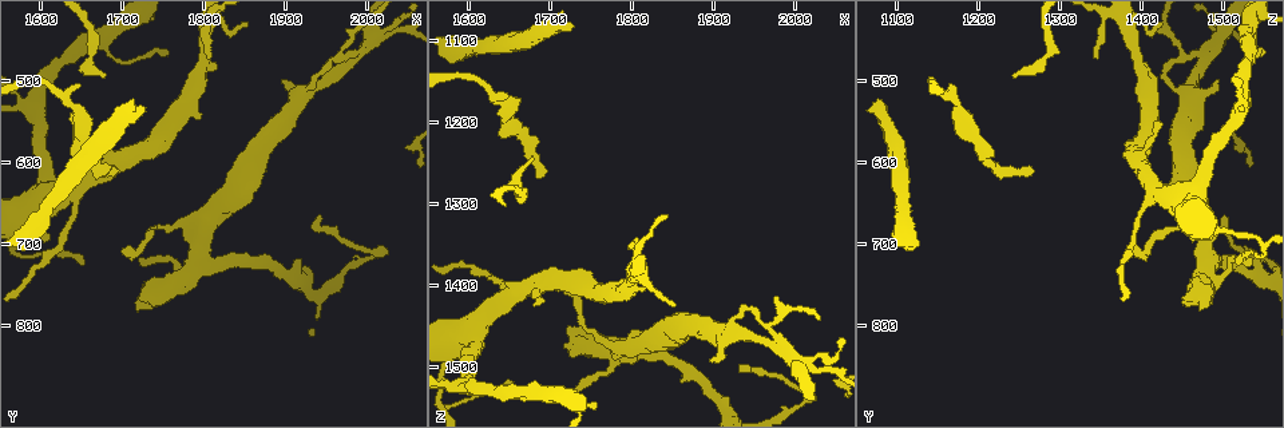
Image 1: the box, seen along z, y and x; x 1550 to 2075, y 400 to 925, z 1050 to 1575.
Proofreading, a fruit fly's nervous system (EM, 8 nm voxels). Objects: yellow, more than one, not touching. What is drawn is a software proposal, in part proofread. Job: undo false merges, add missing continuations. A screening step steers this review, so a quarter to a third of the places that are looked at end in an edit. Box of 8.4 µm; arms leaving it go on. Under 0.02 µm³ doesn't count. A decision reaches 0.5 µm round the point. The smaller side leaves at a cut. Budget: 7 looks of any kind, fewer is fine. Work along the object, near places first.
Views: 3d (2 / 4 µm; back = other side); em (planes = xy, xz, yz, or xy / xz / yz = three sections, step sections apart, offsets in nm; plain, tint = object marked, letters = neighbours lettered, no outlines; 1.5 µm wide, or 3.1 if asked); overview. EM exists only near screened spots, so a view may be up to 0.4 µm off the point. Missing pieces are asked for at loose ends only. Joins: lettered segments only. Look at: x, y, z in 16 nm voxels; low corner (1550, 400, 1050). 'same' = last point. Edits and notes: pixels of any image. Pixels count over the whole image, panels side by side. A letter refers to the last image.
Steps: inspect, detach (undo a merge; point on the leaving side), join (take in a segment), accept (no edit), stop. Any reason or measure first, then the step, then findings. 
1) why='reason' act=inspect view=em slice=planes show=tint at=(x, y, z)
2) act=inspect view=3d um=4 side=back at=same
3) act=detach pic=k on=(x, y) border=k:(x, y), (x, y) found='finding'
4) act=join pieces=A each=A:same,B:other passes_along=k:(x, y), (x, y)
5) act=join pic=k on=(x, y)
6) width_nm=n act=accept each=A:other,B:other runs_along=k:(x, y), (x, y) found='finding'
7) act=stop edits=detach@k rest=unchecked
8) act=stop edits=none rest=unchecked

why='sharp bend' act=inspect view=3d um=4 at=(2005, 450, 1495)

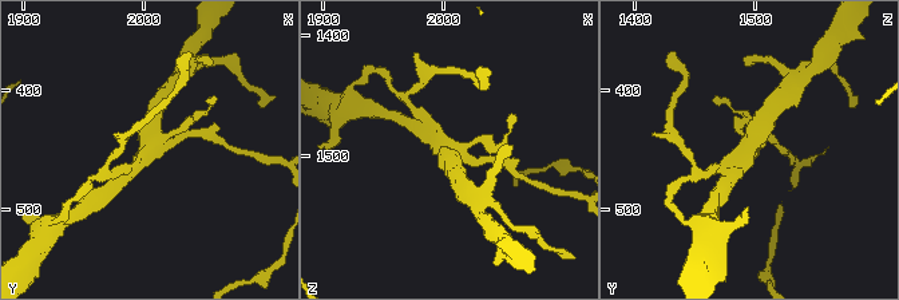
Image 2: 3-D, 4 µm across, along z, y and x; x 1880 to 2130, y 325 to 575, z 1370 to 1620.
why='shape alone is not enough' act=inspect view=em slice=planes show=letters at=(2008, 446, 1494)

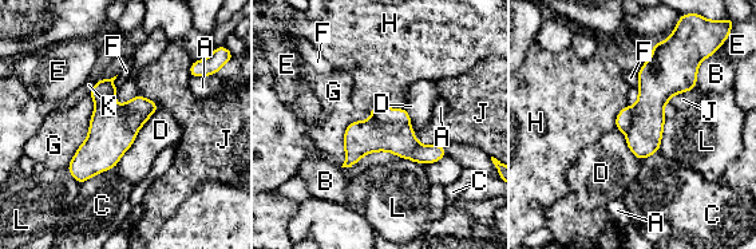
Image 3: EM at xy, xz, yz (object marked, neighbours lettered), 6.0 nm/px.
width_nm=240 act=accept each=A:other,B:other,C:other,D:other,E:other,F:other,G:other,H:other,J:other,K:other,L:other border=3:(159, 107), (114, 166) found='continuous, no second cell'

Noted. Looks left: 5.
act=inspect view=3d um=4 at=(1895, 495, 1490)

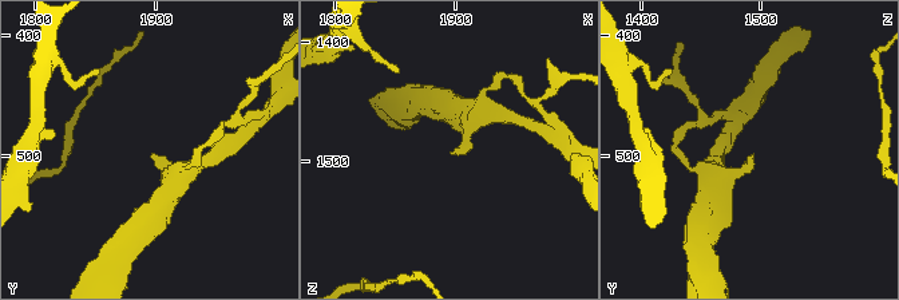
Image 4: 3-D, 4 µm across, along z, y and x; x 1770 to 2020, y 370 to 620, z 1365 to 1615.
act=inspect view=em slice=planes show=letters at=(1898, 496, 1492)

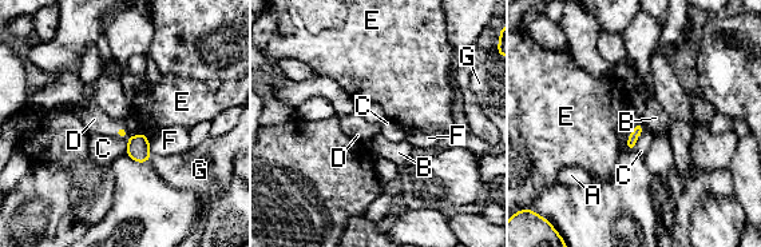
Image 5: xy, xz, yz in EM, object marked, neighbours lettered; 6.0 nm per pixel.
act=join pieces=D each=A:other,B:other,C:other,D:same,E:other,F:other,G:other passes_along=5:(121, 130), (117, 131), (95, 120) found='the cell continues'

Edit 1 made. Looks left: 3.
why='long arm stops here' act=inspect view=3d um=2 at=(1940, 665, 1505)

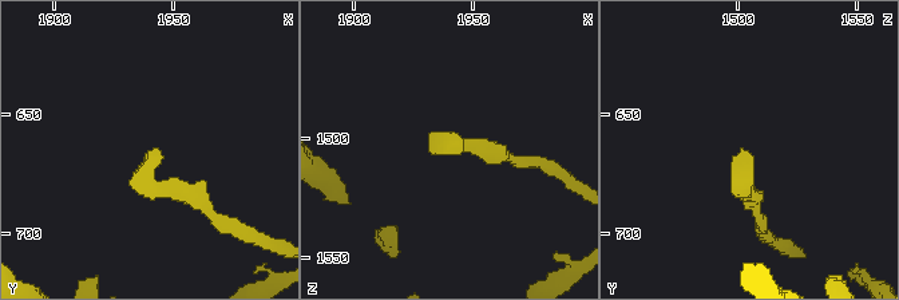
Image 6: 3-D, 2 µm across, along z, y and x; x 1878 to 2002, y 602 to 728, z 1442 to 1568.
why='now the EM' act=inspect view=em slice=yz step=4 show=letters at=(1944, 666, 1504)

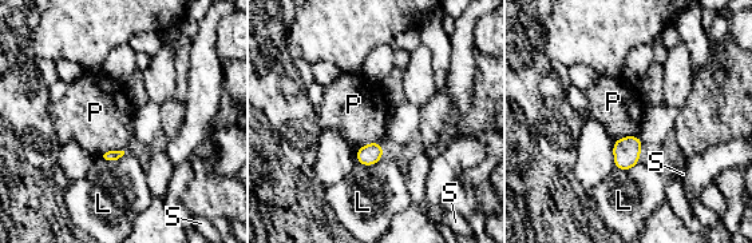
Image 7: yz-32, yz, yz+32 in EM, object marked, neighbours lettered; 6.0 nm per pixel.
act=inspect view=em slice=planes show=letters at=same

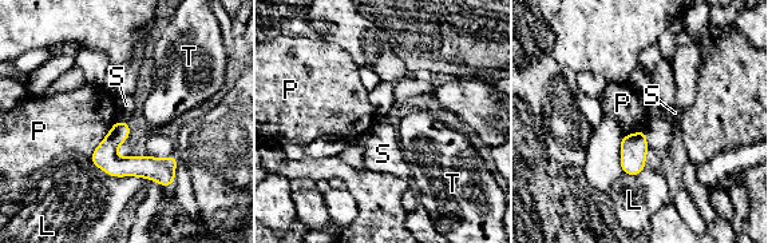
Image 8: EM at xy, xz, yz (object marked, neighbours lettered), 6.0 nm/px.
width_nm=110 longest_contact=L:340nm act=accept each=L:other,P:other,S:other,T:other found='no lettered segment goes on from it'

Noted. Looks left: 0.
act=stop edits=join@5 rest=unchecked

